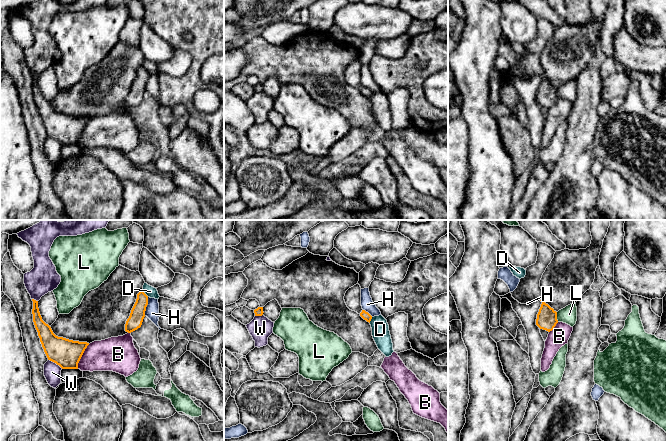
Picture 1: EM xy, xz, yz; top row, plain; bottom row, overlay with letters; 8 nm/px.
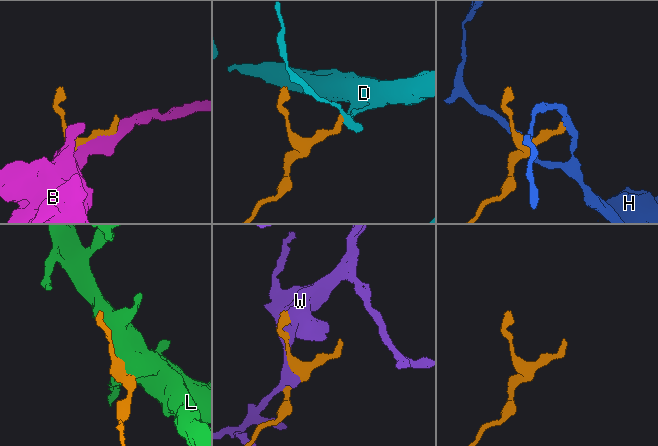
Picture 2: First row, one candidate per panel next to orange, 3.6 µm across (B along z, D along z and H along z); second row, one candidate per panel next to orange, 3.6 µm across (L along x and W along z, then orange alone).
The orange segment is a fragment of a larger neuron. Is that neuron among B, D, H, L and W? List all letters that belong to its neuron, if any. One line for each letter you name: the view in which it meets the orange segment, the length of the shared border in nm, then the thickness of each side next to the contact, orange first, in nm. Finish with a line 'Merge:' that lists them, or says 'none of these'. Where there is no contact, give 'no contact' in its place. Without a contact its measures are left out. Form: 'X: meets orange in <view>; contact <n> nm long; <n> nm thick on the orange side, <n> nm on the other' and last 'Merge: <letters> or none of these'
Merge: none of these

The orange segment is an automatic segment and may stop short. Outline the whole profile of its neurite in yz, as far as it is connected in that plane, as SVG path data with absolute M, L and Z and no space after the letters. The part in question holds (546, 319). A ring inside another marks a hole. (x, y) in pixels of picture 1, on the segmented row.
M538 242L537 249L538 256L536 263L525 269L525 277L520 279L517 288L511 292L511 294L512 297L521 304L540 300L542 304L537 314L536 325L540 329L550 332L558 323L557 312L543 301L543 291L540 287L540 280L554 258L556 251L543 242Z

